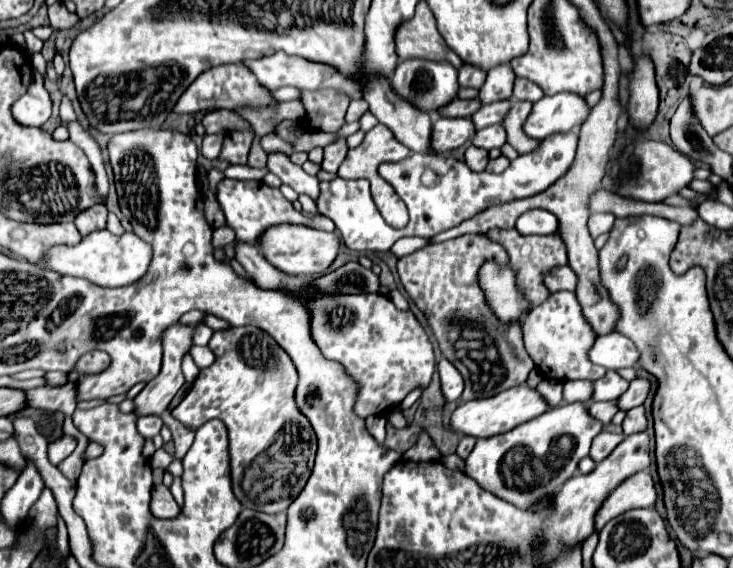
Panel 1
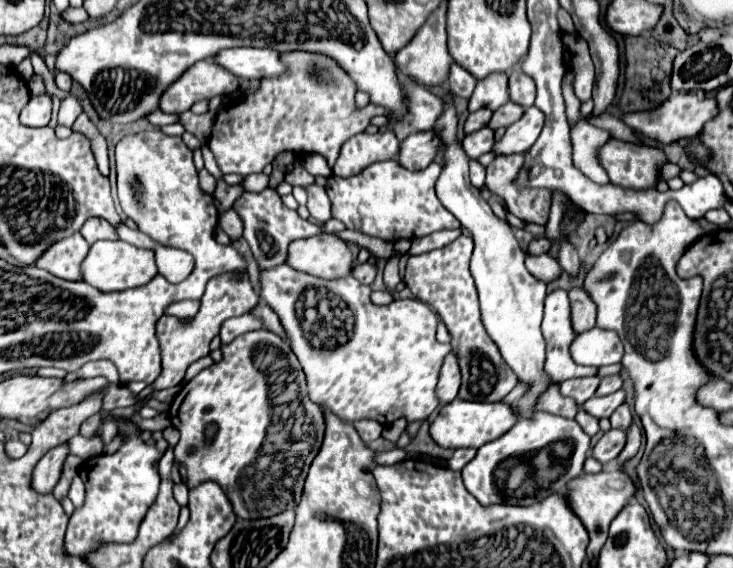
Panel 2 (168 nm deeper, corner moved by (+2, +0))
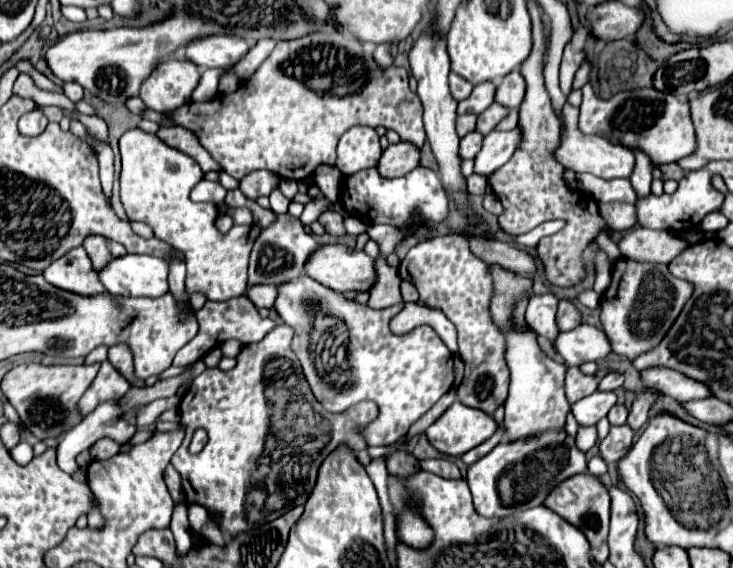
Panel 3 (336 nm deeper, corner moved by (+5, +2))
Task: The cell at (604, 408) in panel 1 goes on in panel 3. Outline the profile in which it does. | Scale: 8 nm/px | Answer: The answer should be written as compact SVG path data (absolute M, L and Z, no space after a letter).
M589 426L589 428L579 428L577 434L577 448L585 450L585 454L593 448L593 444L597 442L597 428Z

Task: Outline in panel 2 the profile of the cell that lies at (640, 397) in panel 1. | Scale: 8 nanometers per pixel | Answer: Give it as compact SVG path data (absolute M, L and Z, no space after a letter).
M618 390L618 392L610 394L610 396L604 396L604 398L592 396L582 408L584 408L588 414L596 416L596 418L610 418L612 412L624 402L624 398L626 398L626 392L624 392L624 390Z

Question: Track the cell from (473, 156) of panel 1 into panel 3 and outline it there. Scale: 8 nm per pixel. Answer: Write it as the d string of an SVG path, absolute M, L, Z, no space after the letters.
M473 174L467 180L467 192L473 194L473 196L483 196L485 194L485 186L487 186L487 178L483 178L483 176Z

